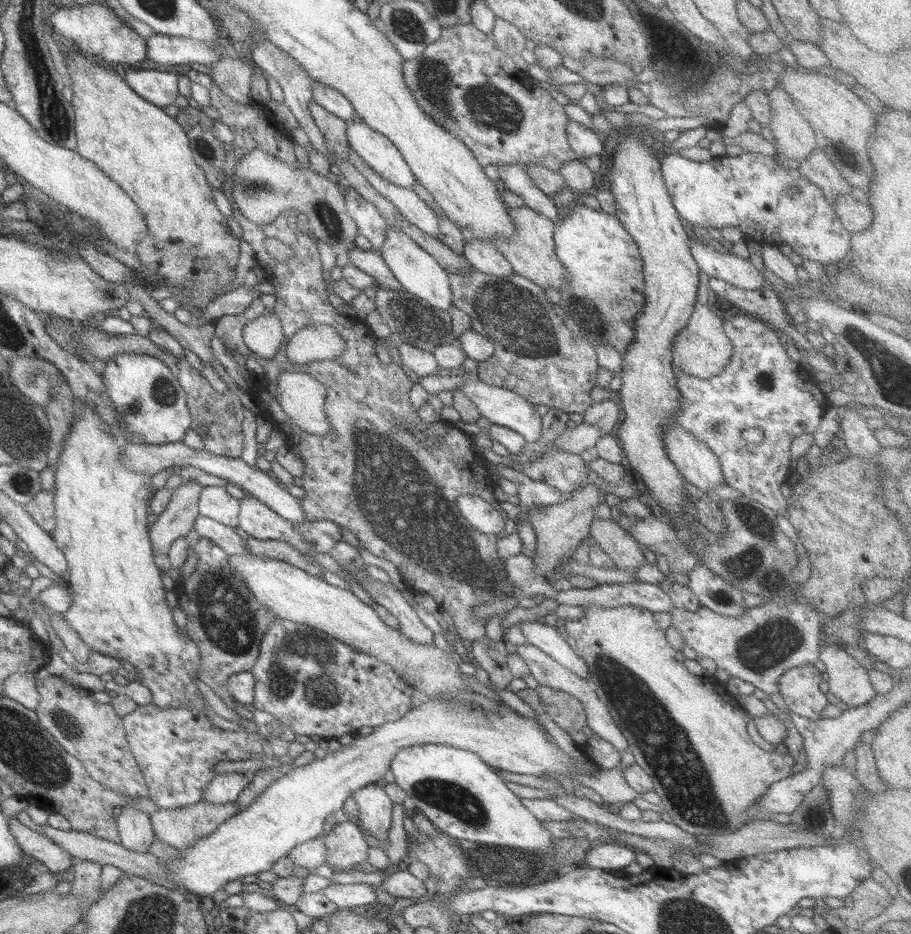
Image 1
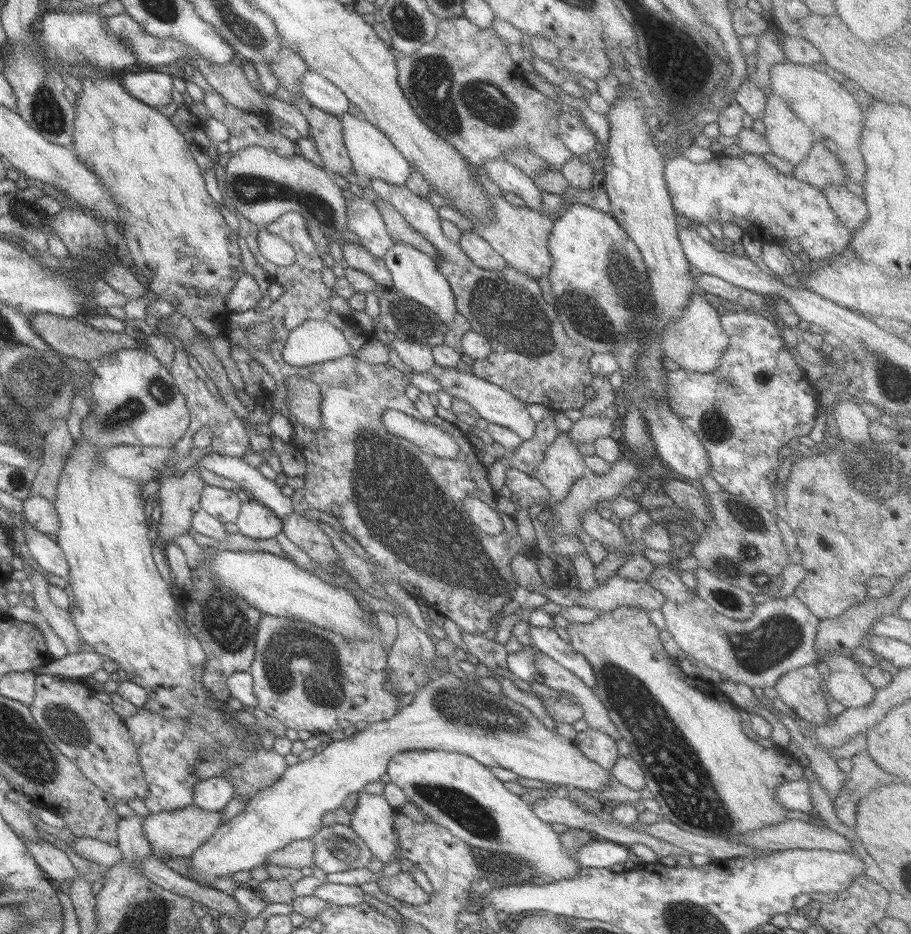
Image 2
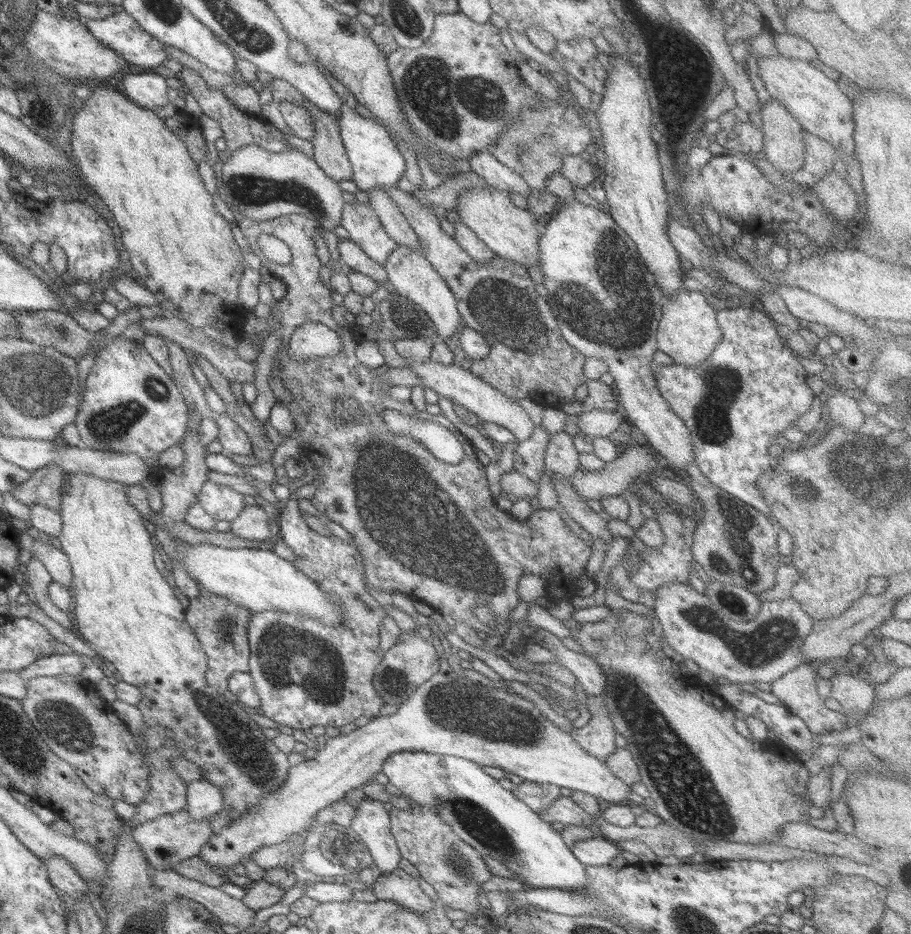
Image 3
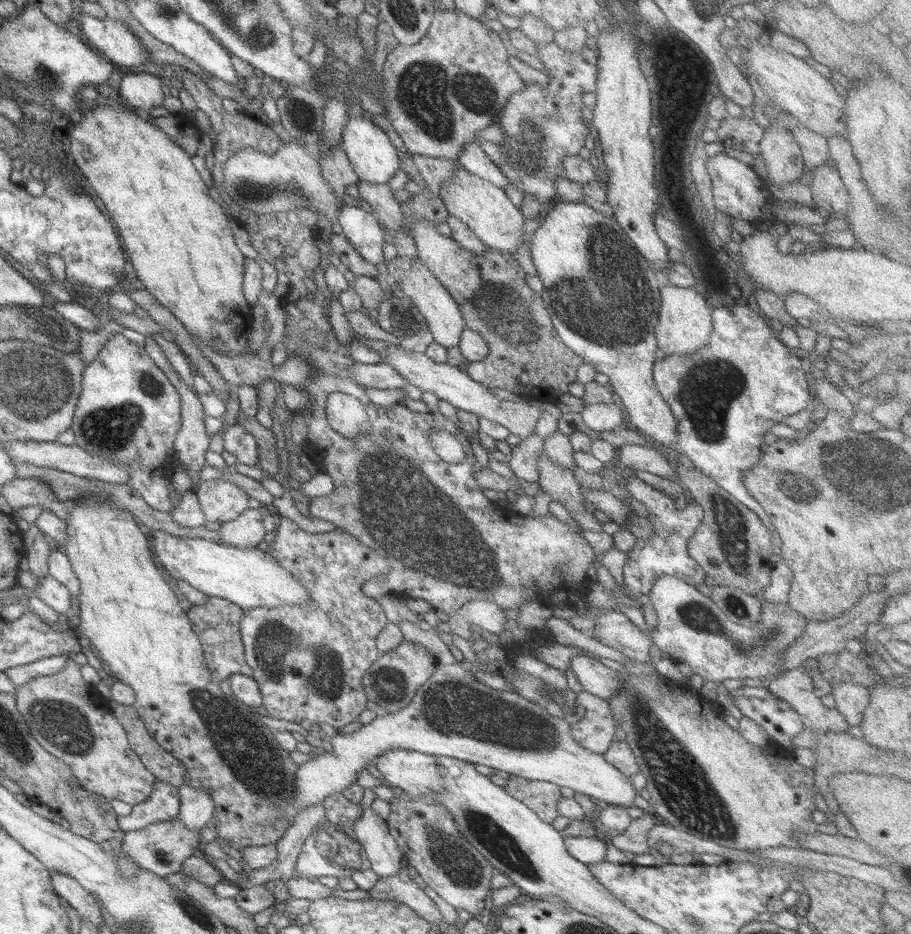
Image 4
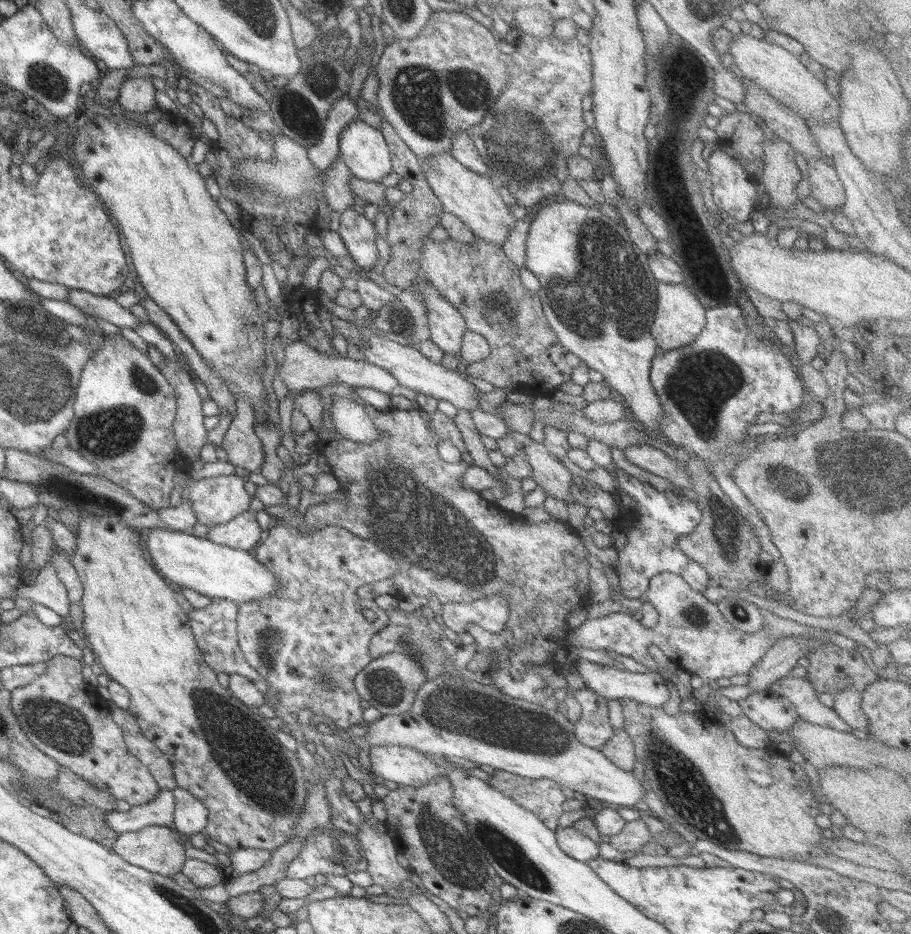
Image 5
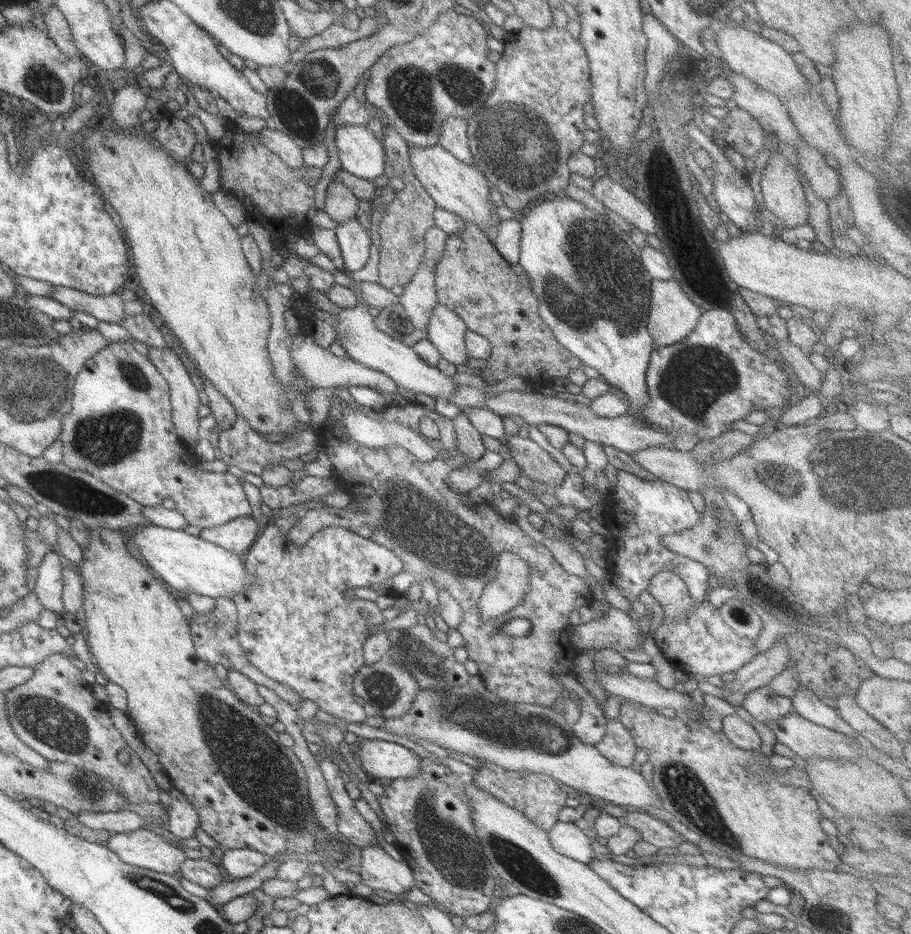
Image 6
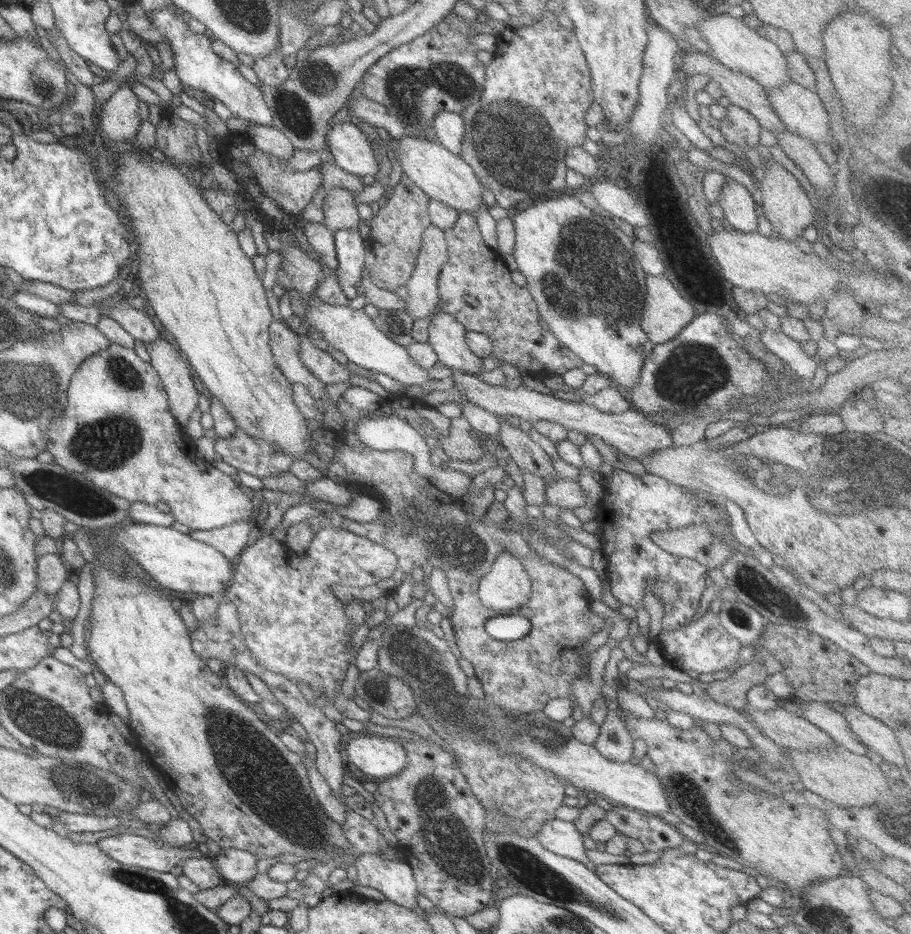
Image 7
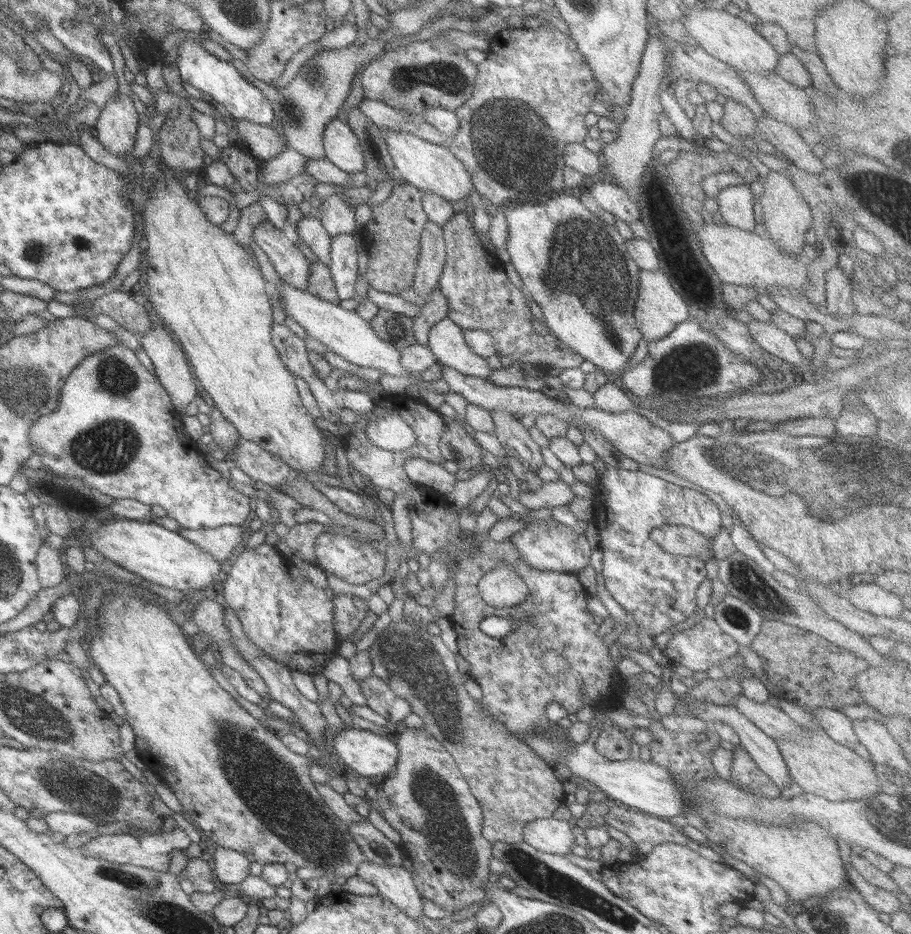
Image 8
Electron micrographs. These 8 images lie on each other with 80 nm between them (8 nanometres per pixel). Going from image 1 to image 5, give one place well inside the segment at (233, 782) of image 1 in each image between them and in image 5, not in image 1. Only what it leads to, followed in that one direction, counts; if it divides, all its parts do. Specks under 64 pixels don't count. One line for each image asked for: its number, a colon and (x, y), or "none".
2: (211, 794)
3: (202, 800)
4: (196, 808)
5: (189, 816)

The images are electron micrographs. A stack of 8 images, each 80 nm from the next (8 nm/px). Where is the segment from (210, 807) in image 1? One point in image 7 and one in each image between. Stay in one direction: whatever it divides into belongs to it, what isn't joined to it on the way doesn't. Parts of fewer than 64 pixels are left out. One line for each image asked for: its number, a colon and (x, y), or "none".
2: (176, 833)
3: (164, 840)
4: (160, 848)
5: (158, 849)
6: (142, 848)
7: (128, 849)

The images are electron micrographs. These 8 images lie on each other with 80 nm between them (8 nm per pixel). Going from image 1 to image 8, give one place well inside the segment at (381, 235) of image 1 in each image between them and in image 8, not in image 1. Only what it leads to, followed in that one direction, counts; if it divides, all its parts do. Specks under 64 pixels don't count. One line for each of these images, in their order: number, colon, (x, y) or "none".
2: (363, 219)
3: (363, 228)
4: (359, 227)
5: (357, 233)
6: (353, 241)
7: (348, 245)
8: (343, 254)

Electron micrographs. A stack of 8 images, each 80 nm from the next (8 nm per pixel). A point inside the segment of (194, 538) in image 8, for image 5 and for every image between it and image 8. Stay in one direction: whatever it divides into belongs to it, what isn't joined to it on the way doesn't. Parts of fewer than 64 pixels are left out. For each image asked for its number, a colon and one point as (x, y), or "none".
5: (242, 532)
6: (236, 536)
7: (230, 540)

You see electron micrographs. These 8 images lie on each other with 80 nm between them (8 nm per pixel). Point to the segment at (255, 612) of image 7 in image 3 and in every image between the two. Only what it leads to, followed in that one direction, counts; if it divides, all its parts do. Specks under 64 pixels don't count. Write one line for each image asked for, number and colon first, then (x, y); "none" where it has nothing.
3: (304, 673)
4: (308, 661)
5: (307, 641)
6: (298, 624)

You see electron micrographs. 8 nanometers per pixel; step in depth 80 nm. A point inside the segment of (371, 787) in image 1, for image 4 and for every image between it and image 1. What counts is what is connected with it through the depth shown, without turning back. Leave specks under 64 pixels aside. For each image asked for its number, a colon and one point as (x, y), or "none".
2: (371, 820)
3: (370, 822)
4: (369, 830)

